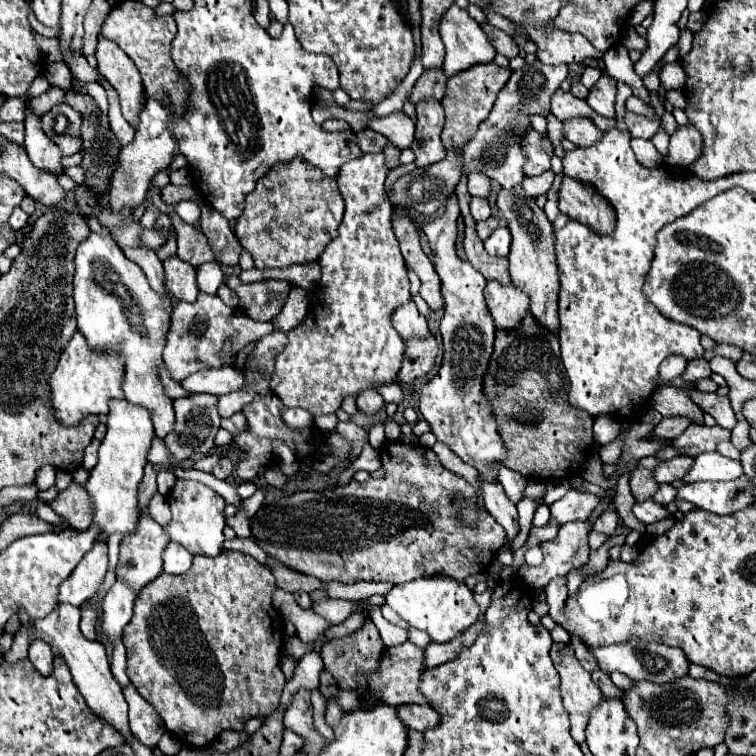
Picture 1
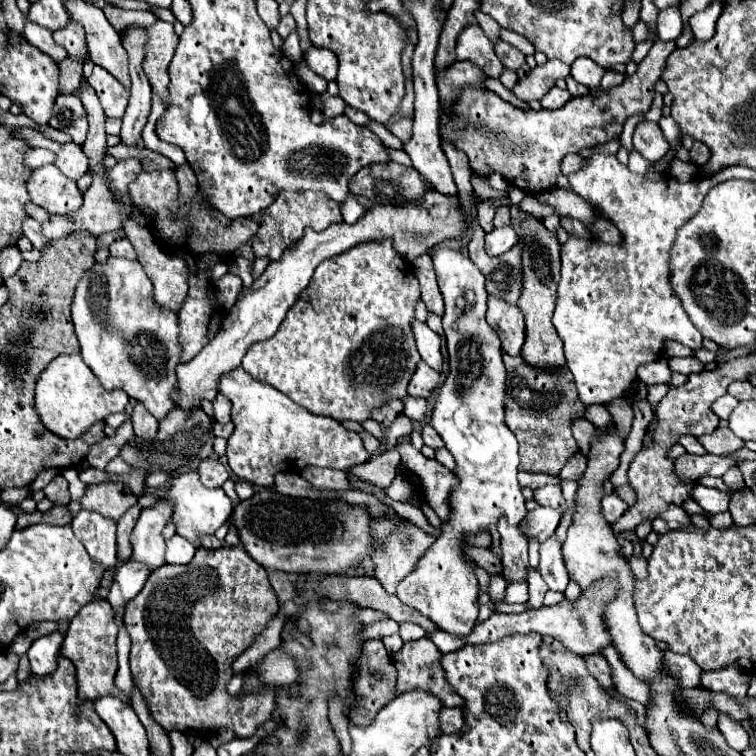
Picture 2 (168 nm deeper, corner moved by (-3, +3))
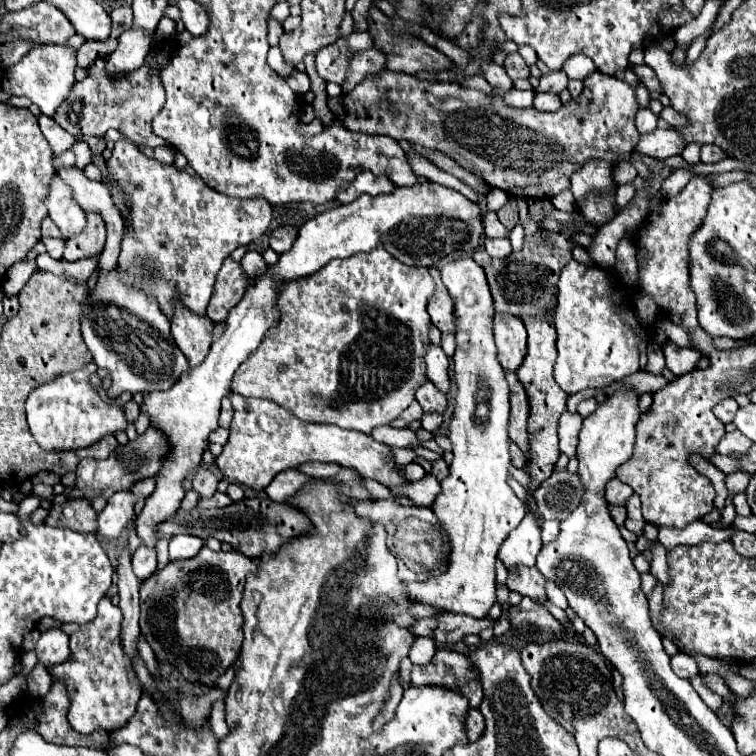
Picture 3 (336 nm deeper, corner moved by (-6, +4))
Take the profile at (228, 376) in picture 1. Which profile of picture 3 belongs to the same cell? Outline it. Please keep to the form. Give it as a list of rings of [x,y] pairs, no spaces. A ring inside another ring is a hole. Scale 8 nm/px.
[[[230,394],[234,418],[230,424],[230,438],[216,458],[218,468],[230,482],[246,484],[254,490],[264,490],[272,478],[288,468],[298,468],[306,462],[336,462],[358,470],[364,478],[374,478],[380,484],[402,484],[404,478],[394,468],[394,456],[386,444],[376,442],[368,434],[344,430],[330,424],[308,424],[290,410],[266,398],[242,398]]]

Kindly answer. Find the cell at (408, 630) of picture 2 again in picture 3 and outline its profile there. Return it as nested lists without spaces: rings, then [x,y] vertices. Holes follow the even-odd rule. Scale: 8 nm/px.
[[[414,636],[408,658],[412,660],[412,664],[426,664],[436,652],[434,640],[432,638],[424,638],[424,636]]]

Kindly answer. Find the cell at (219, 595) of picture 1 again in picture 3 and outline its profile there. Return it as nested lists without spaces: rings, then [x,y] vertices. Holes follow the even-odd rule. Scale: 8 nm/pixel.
[[[204,546],[194,558],[168,562],[166,568],[154,572],[148,580],[142,582],[140,598],[142,598],[142,616],[140,616],[140,630],[160,666],[174,666],[186,682],[190,684],[204,684],[214,686],[216,680],[228,670],[228,666],[238,658],[242,646],[242,588],[248,574],[258,572],[256,562],[246,558],[242,552],[214,552]]]

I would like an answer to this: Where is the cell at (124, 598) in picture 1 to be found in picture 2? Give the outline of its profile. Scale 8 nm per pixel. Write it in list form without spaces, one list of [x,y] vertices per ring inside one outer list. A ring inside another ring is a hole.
[[[127,561],[119,567],[115,579],[121,585],[125,601],[133,599],[143,589],[149,573],[151,573],[151,569],[147,569],[143,563],[137,563],[137,561]]]

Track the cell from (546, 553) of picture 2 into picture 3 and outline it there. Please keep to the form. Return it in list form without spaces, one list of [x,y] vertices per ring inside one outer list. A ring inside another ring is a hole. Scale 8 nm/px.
[[[546,520],[542,524],[542,542],[552,542],[556,536],[558,536],[558,530],[560,530],[560,522],[558,520]]]

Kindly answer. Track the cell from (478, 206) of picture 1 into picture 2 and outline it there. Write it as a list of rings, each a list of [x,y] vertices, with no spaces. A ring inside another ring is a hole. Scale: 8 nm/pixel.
[[[481,203],[477,205],[477,221],[483,227],[485,233],[493,231],[493,217],[495,217],[495,207],[489,203]]]

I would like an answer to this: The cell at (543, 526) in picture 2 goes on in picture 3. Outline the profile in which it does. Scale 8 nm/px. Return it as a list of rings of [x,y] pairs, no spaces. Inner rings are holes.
[[[528,512],[526,518],[518,524],[518,528],[514,528],[508,534],[506,542],[498,552],[506,568],[518,566],[518,564],[534,566],[538,558],[538,550],[542,550],[540,534],[542,534],[542,520],[532,512]]]

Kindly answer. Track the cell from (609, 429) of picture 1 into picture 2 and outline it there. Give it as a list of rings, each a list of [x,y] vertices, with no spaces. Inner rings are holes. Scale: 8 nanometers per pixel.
[[[589,405],[585,409],[585,419],[591,421],[595,427],[607,427],[611,423],[611,415],[603,405]]]

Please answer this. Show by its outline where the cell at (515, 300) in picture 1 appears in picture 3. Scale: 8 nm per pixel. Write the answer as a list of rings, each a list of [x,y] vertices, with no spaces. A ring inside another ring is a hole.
[[[494,314],[494,338],[504,370],[518,370],[526,356],[526,328],[518,316]]]

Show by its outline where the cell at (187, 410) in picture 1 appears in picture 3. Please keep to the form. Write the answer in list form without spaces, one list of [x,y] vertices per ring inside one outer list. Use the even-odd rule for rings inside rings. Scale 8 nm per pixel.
[[[150,426],[134,442],[128,442],[126,446],[118,446],[106,460],[82,458],[82,462],[78,464],[78,470],[76,470],[78,490],[72,490],[70,498],[92,498],[92,496],[110,498],[114,492],[130,490],[130,486],[134,486],[136,482],[154,478],[162,470],[168,454],[170,454],[170,440],[164,436],[164,430],[158,426]]]

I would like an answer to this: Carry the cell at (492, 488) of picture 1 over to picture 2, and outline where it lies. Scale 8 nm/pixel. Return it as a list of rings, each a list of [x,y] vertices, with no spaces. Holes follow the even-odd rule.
[[[507,519],[499,521],[501,533],[501,565],[503,565],[503,579],[507,583],[527,581],[529,573],[529,559],[527,559],[527,539],[523,539],[519,527],[509,525]]]

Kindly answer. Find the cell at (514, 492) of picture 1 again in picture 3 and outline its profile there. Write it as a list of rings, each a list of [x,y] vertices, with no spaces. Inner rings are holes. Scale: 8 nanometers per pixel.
[[[546,580],[545,582],[545,591],[548,599],[556,606],[565,610],[568,607],[568,601],[564,596],[561,588],[550,580]]]

